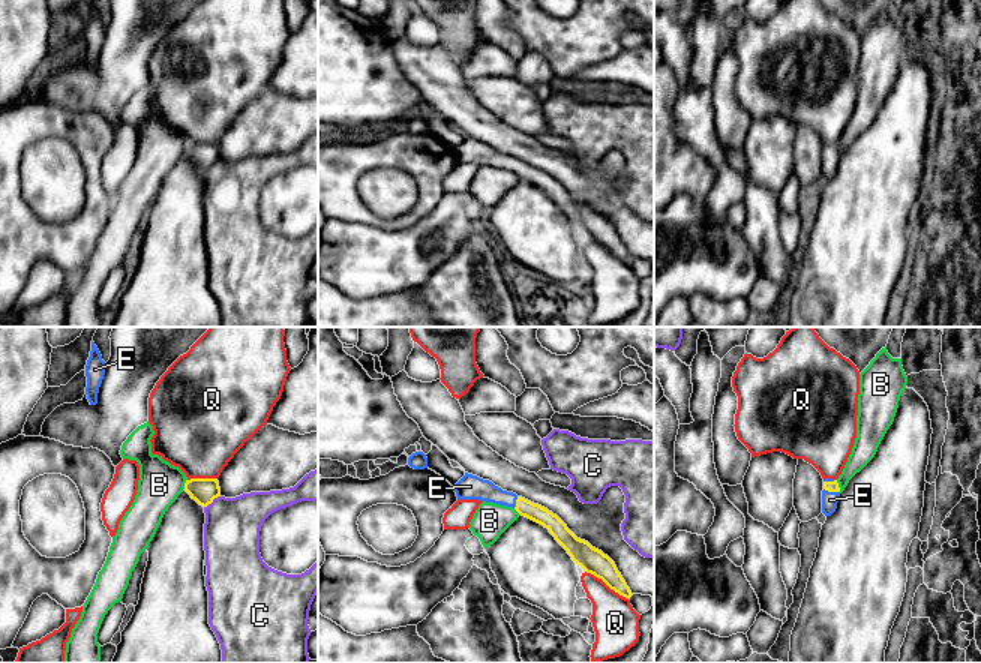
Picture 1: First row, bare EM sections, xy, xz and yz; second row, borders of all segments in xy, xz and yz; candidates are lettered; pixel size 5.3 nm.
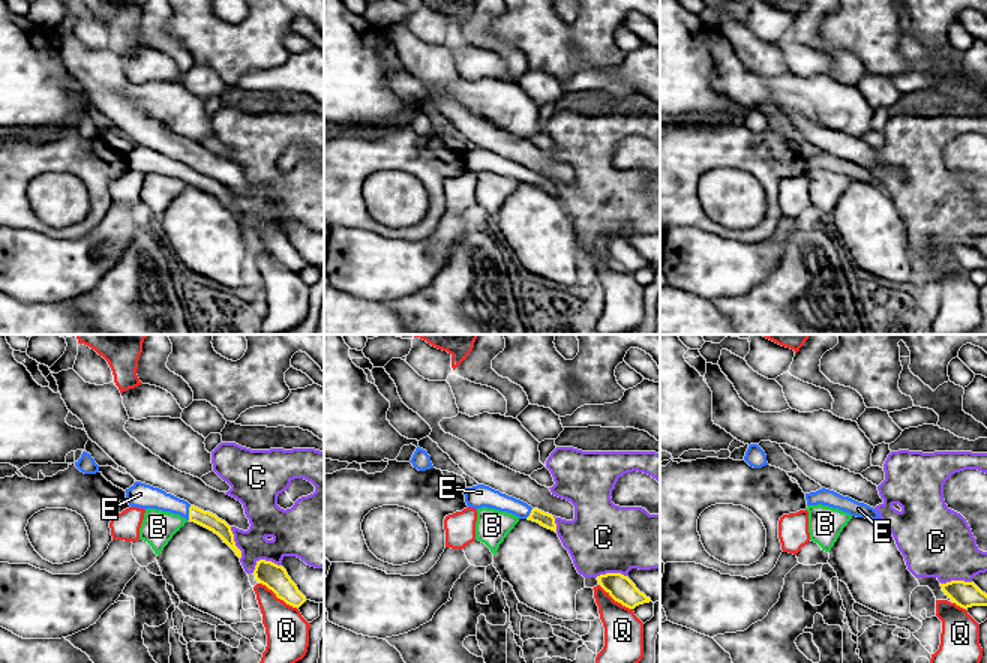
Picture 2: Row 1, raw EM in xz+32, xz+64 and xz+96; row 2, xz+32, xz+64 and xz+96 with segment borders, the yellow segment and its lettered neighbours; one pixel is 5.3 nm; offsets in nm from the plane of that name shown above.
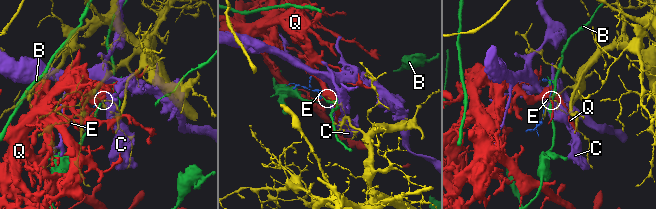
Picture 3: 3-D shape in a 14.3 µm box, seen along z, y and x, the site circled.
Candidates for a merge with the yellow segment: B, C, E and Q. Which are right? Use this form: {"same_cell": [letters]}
{"same_cell": ["E"]}

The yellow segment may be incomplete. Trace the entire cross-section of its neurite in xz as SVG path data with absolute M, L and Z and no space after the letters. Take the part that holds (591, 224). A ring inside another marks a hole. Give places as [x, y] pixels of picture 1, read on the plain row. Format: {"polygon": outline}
{"polygon": "M465 136L453 152L458 164L480 164L513 171L520 180L548 192L584 236L602 243L610 254L626 262L633 260L615 226L602 214L592 212L588 206L578 202L567 189L548 172L518 160L513 156L502 154L492 146L468 136Z"}

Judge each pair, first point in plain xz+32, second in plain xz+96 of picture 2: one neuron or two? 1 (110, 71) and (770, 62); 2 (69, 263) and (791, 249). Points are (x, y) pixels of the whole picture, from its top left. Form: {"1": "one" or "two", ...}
{"1": "one", "2": "two"}

